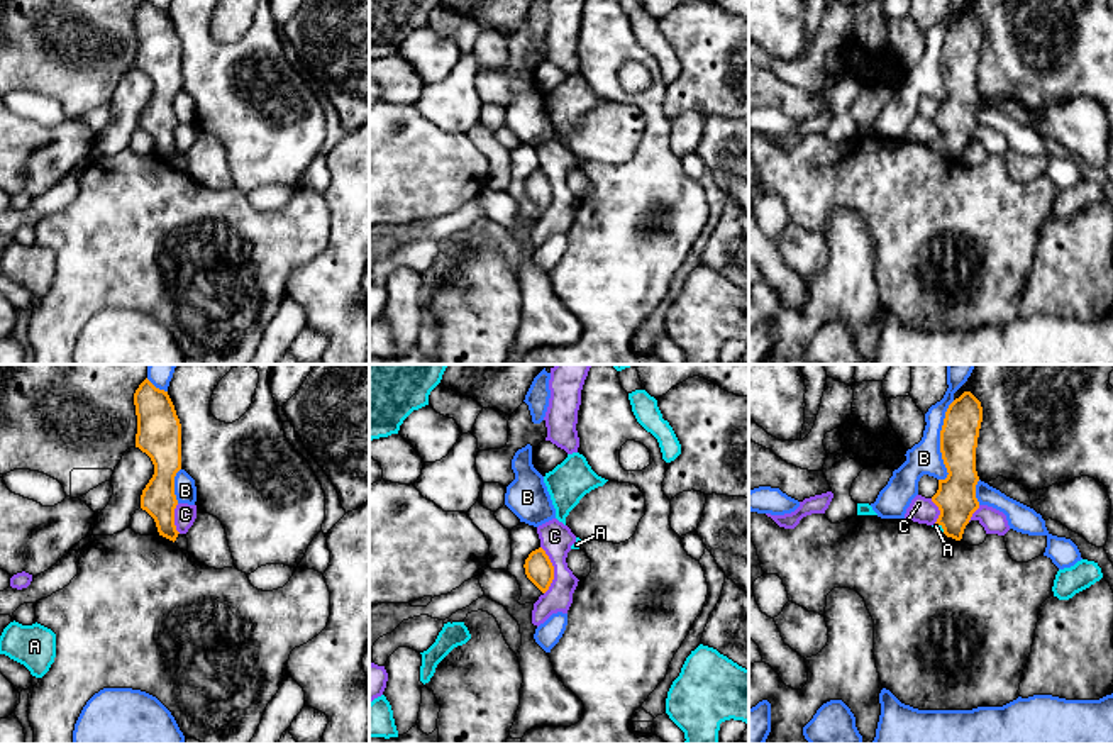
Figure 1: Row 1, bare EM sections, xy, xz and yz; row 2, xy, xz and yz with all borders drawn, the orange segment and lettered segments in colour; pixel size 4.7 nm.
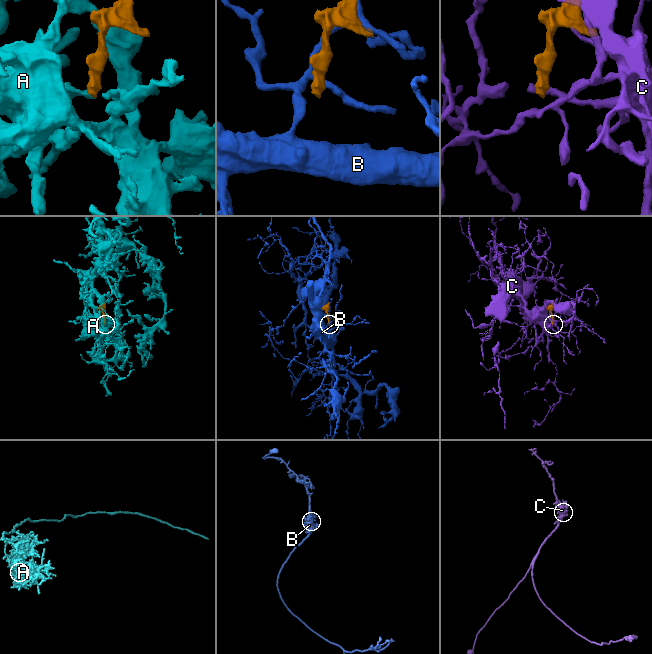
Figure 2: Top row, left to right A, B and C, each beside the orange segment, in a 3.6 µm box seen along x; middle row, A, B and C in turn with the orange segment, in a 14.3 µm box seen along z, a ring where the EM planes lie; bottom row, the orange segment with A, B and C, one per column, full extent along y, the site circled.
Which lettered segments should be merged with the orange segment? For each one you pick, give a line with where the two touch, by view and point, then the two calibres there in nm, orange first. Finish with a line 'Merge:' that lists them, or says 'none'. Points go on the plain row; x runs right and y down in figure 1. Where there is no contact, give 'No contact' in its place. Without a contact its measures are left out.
A: Touches orange at yz (942, 148). Thickness 190 nm (orange) against 30 nm
Merge: A

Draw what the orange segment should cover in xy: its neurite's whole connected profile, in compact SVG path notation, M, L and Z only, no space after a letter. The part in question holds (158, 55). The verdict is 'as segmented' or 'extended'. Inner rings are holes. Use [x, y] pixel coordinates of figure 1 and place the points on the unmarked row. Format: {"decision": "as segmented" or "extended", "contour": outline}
{"decision": "as segmented", "contour": "M144 0L134 14L137 36L136 68L146 73L154 95L142 110L141 129L156 142L159 156L176 161L174 97L181 90L181 44L168 12Z"}

